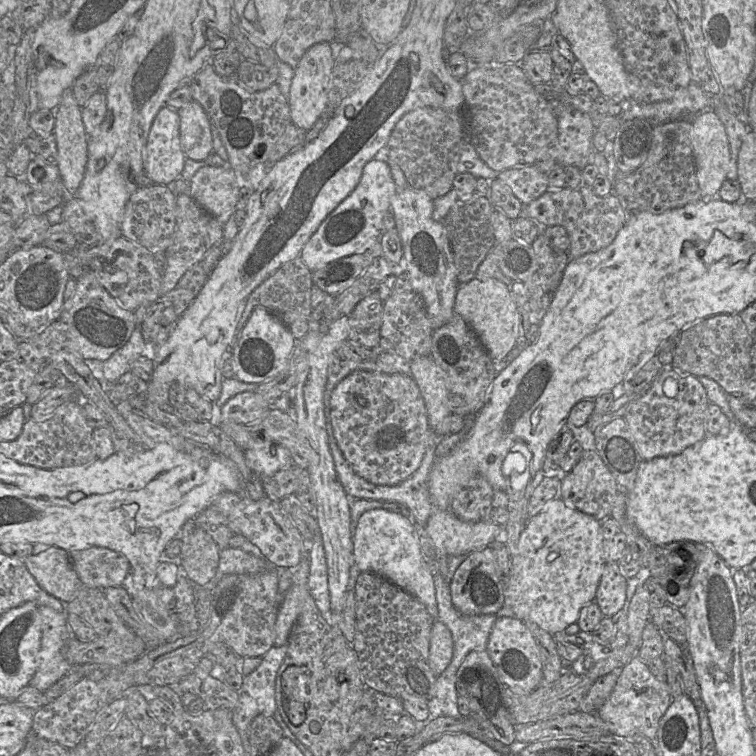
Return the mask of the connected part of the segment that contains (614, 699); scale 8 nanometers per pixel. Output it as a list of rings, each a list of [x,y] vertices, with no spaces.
[[[635,655],[620,670],[616,684],[596,714],[604,721],[612,735],[630,739],[645,736],[654,743],[659,723],[673,701],[666,682],[661,682],[651,673],[646,663]]]

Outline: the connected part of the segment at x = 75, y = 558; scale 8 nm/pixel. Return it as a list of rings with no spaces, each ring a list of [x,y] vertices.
[[[92,546],[69,554],[83,586],[101,590],[119,587],[130,572],[127,557],[107,547]]]

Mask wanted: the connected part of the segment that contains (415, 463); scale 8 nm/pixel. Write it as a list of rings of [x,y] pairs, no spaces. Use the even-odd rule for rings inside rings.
[[[353,371],[333,389],[329,418],[346,461],[357,475],[370,483],[397,485],[420,466],[430,427],[425,402],[411,375]]]

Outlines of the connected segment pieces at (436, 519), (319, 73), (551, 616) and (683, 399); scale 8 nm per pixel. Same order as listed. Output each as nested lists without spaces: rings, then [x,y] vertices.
[[[435,507],[426,524],[425,529],[431,538],[439,556],[467,555],[477,549],[484,549],[496,540],[501,528],[499,524],[486,520],[468,522],[458,518],[449,509]]]
[[[321,42],[310,47],[295,68],[288,102],[291,121],[300,129],[310,130],[325,109],[333,80],[334,64],[331,43]]]
[[[555,497],[549,500],[538,514],[529,518],[523,532],[520,535],[516,554],[510,557],[509,575],[504,578],[503,607],[509,607],[513,611],[514,616],[519,620],[531,621],[552,635],[563,632],[570,624],[577,622],[581,608],[587,603],[594,601],[596,590],[606,563],[607,562],[603,559],[601,521],[575,509],[566,503],[562,497]]]
[[[673,367],[670,370],[662,368],[649,389],[631,403],[623,418],[635,440],[641,457],[643,460],[650,460],[655,457],[679,454],[686,448],[703,440],[707,435],[705,420],[709,403],[706,391],[696,376],[677,371]]]

